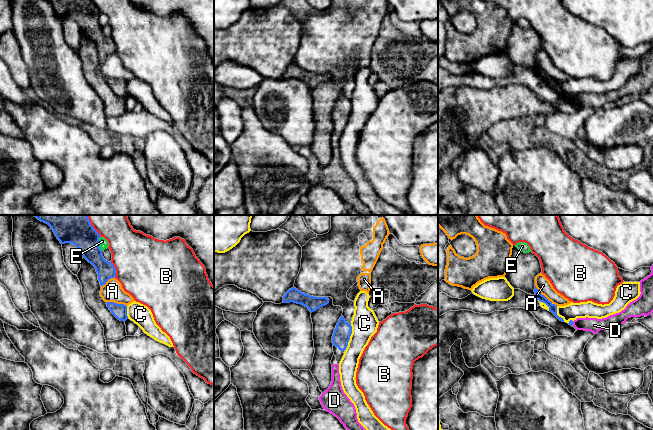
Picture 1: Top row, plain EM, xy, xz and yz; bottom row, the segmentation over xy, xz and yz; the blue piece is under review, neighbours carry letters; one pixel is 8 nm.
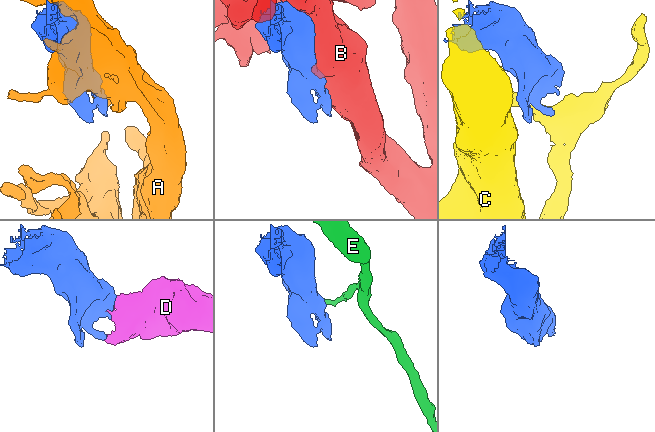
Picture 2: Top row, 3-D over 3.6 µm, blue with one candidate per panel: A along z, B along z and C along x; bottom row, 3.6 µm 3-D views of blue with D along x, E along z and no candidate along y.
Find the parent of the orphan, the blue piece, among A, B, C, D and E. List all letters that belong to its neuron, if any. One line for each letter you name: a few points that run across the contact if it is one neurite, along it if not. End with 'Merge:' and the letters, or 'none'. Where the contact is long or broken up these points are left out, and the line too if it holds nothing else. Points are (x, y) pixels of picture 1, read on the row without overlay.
Merge: D

